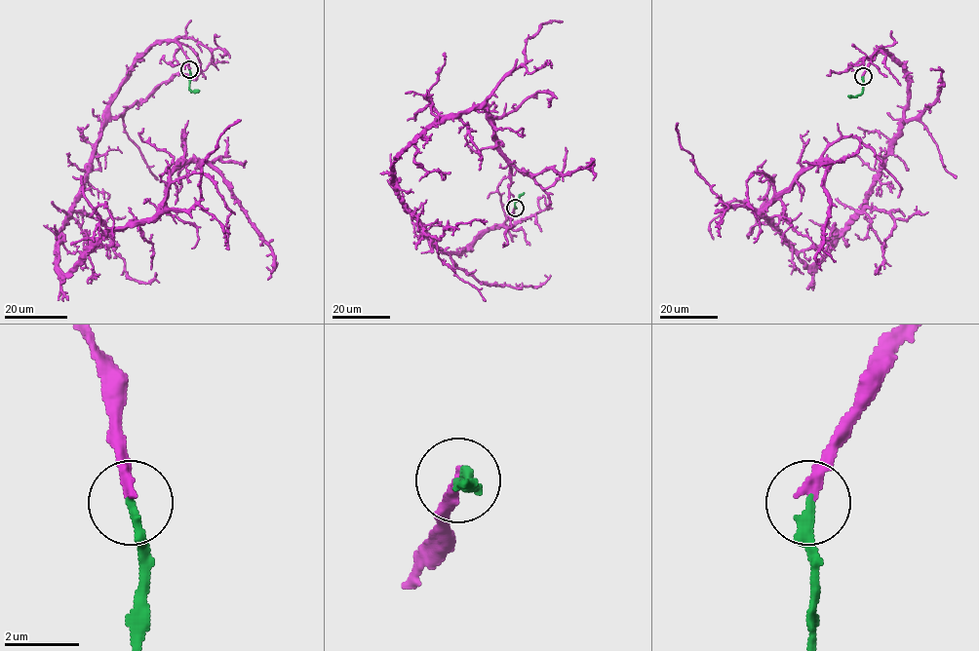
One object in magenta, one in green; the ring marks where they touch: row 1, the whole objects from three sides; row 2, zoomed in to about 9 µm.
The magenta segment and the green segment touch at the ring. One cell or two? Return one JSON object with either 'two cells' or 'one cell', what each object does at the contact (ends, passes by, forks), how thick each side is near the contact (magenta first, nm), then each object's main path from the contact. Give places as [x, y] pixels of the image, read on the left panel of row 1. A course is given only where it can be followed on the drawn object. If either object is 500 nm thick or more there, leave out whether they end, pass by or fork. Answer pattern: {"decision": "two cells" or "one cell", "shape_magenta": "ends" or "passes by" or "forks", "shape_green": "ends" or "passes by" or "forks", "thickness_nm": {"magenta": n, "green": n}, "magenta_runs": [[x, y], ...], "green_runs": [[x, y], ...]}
{"decision": "one cell", "shape_magenta": "ends", "shape_green": "ends", "thickness_nm": {"magenta": 260, "green": 280}, "magenta_runs": [[189, 68], [168, 41], [133, 66], [58, 267], [151, 219], [176, 170], [207, 162], [268, 244], [268, 280]], "green_runs": [[189, 69], [189, 89], [199, 91]]}

